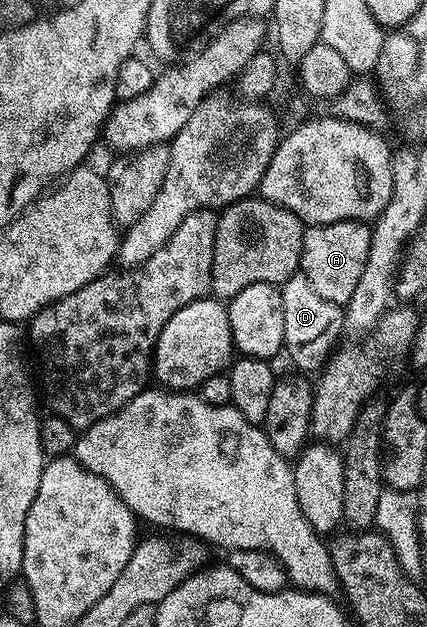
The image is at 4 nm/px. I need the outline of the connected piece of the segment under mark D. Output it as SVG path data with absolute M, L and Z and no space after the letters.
M299 271L292 273L279 288L283 295L284 356L293 360L297 368L294 370L305 375L313 375L313 372L316 374L324 370L326 362L338 348L337 340L345 333L345 310L331 303L331 299L323 299L323 295L317 294L307 275Z

